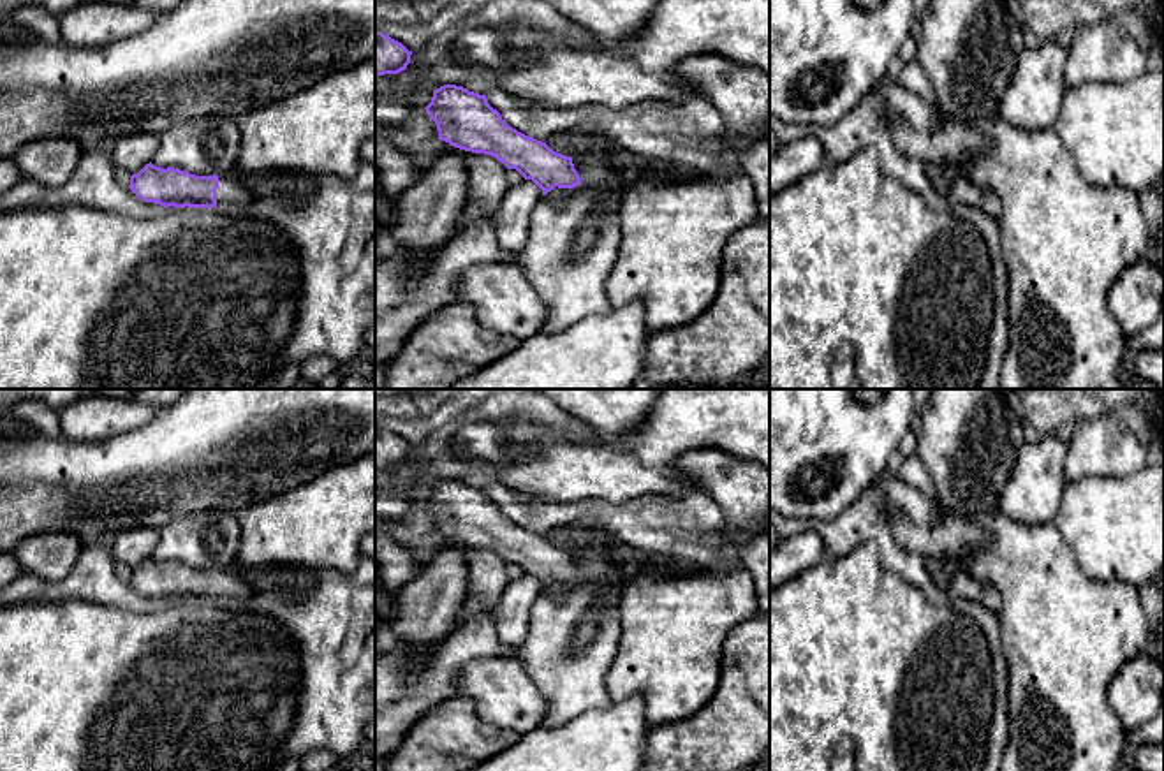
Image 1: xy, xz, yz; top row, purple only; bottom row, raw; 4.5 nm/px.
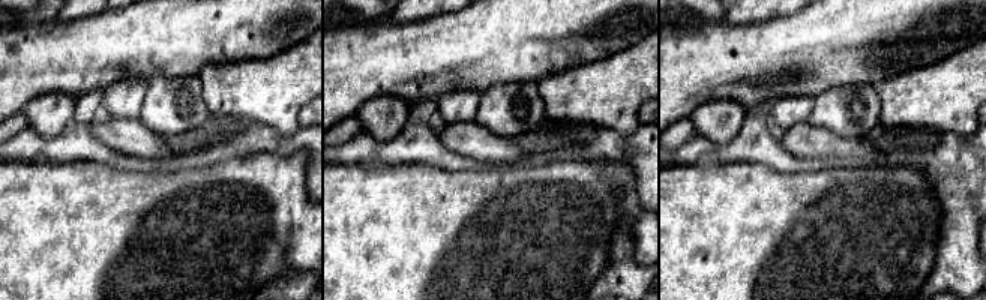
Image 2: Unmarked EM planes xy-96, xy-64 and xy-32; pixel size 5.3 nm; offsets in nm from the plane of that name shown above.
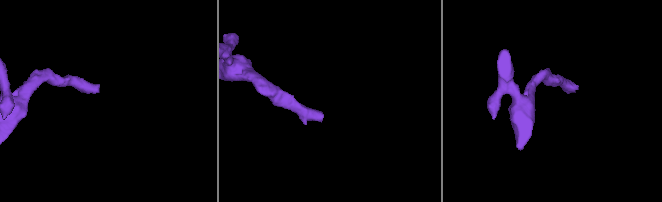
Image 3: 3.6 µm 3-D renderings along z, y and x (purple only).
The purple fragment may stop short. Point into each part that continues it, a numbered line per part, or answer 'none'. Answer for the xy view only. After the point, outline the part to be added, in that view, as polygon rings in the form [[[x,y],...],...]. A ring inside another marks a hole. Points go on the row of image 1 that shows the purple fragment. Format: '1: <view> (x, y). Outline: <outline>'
1: xy (231, 194). Outline: [[[236,174],[218,176],[217,208],[245,209],[254,197]]]

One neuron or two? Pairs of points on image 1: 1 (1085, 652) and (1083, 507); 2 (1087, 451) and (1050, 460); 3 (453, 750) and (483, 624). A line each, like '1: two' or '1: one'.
1: two
2: two
3: two

